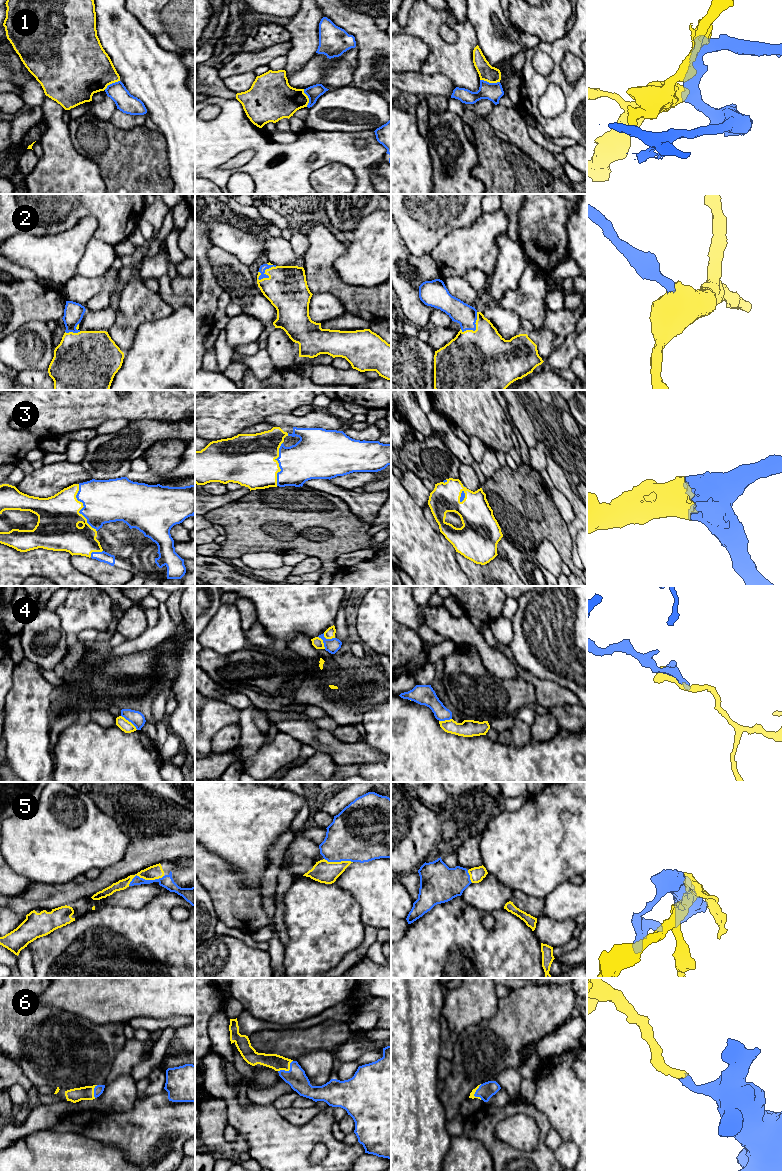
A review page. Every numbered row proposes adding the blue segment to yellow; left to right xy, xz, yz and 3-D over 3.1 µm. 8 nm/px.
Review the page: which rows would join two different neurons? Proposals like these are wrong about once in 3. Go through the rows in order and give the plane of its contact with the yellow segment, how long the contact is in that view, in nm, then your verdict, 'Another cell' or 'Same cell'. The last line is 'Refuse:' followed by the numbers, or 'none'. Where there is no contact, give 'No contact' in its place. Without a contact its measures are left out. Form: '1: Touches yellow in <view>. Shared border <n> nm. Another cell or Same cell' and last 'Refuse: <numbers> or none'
1: Touches yellow in yz. Shared border 160 nm. Another cell
2: Touches yellow in xz. Shared border 190 nm. Same cell
3: Touches yellow in xy. Shared border 420 nm. Same cell
4: Touches yellow in xy. Shared border 180 nm. Another cell
5: Touches yellow in xy. Shared border 300 nm. Same cell
6: Touches yellow in xz. Shared border 150 nm. Same cell
Refuse: 1, 4

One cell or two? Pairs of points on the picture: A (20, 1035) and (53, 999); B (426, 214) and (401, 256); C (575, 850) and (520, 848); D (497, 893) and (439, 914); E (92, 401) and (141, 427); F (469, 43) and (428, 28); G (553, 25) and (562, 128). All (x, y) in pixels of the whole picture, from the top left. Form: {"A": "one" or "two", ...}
{"A": "two", "B": "two", "C": "one", "D": "two", "E": "two", "F": "one", "G": "two"}

